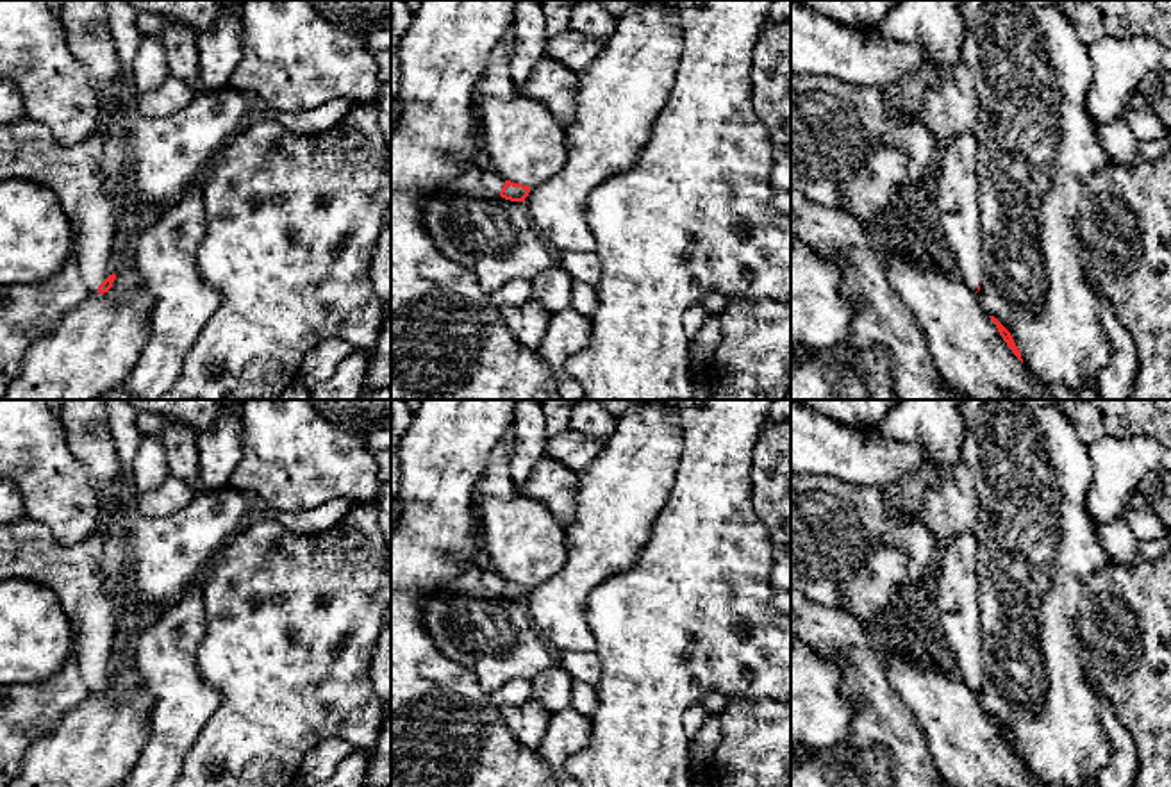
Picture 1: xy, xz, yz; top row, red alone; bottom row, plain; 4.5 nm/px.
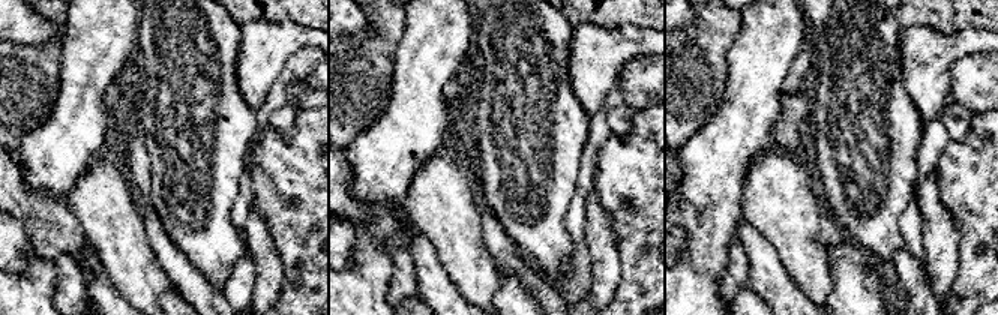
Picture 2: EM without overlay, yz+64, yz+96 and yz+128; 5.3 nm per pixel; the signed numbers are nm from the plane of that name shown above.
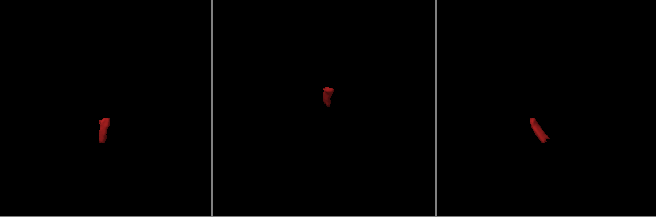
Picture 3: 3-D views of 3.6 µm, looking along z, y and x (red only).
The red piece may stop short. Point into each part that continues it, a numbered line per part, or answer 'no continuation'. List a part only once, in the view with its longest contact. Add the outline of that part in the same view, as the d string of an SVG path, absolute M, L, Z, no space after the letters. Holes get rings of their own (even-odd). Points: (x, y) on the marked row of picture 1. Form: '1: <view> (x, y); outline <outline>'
1: xy (27, 150); outline M36 120L0 125L0 182L32 180L59 198L77 236L80 275L91 293L116 273L114 209L104 184L102 153L104 139L96 134L66 148Z

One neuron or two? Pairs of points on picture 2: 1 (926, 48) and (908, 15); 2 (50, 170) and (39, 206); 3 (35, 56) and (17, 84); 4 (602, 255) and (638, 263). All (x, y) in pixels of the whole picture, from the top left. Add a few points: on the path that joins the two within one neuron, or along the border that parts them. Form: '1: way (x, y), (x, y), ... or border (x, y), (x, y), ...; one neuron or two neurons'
1: border (904, 26), (928, 26), (949, 33); two neurons
2: border (20, 164), (30, 188), (66, 198); two neurons
3: way (35, 63), (24, 77); one neuron
4: border (613, 225), (620, 260), (620, 284), (616, 294); two neurons

